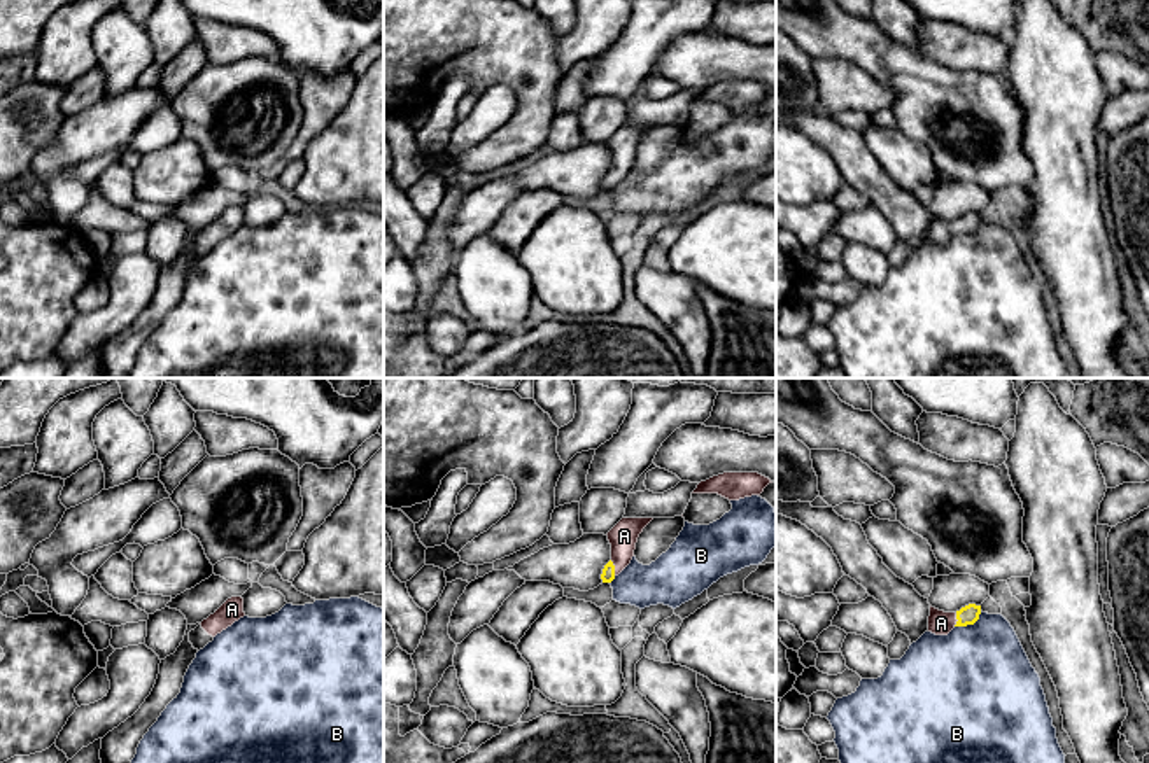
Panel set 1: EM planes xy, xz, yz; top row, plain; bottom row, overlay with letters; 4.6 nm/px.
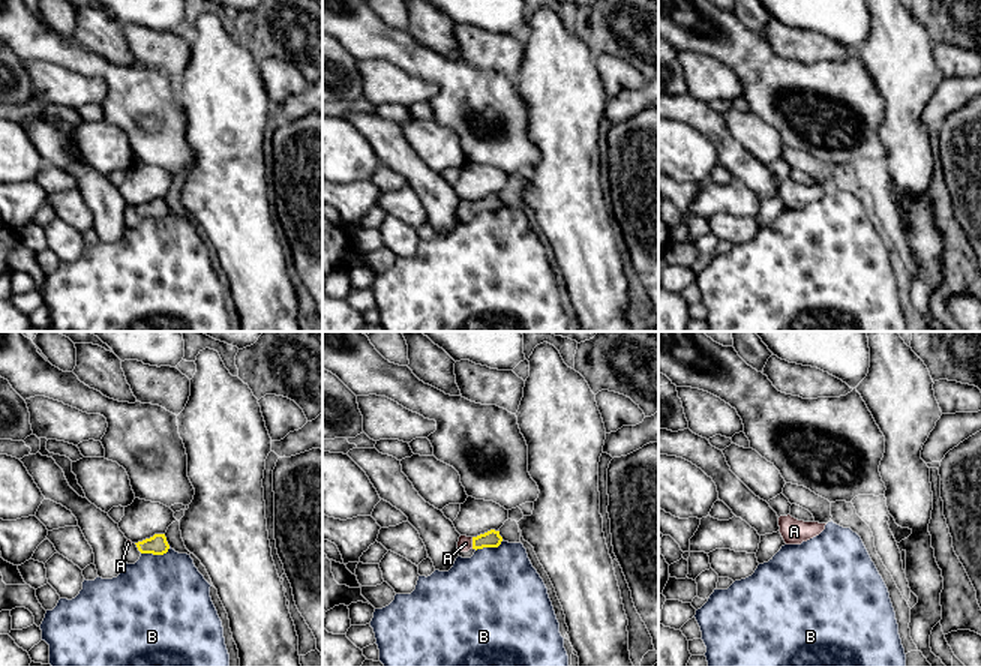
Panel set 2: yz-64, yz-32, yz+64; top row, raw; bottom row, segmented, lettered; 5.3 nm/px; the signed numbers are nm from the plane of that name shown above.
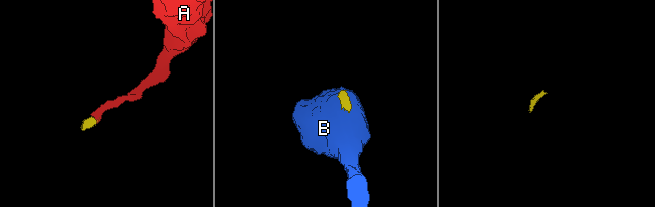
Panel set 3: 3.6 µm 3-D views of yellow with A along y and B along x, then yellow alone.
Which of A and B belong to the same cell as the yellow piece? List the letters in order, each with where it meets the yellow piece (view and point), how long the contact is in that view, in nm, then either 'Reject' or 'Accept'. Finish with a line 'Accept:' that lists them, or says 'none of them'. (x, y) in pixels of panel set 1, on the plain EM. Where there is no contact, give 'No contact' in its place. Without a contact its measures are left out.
A: Touches yellow at xz (613, 175). Shared border 80 nm. Accept
B: Touches yellow at yz (969, 231). Shared border 150 nm. Reject
Accept: A

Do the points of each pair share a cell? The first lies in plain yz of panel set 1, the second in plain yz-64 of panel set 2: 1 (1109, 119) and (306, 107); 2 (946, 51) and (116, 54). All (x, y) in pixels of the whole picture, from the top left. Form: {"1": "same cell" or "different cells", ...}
{"1": "same cell", "2": "different cells"}

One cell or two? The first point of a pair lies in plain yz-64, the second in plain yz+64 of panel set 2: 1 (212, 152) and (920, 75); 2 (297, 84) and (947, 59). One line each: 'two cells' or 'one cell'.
1: one cell
2: one cell

